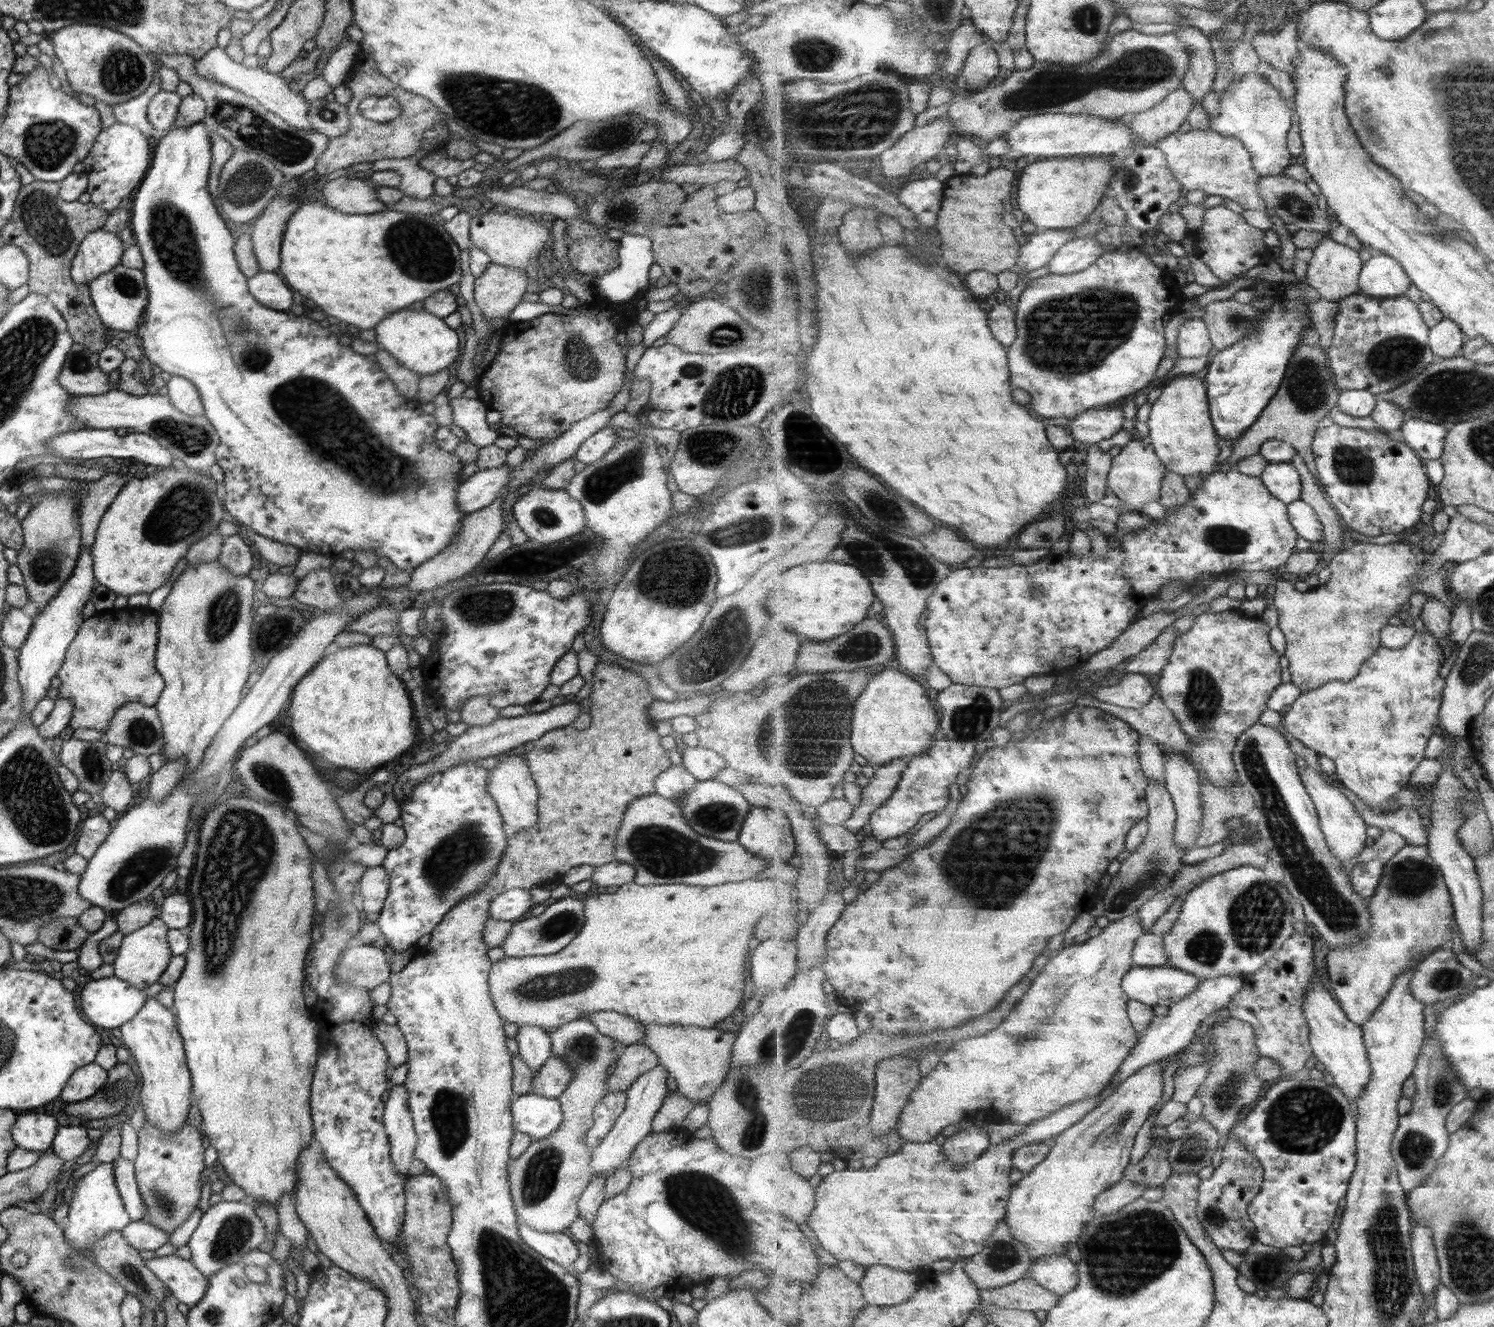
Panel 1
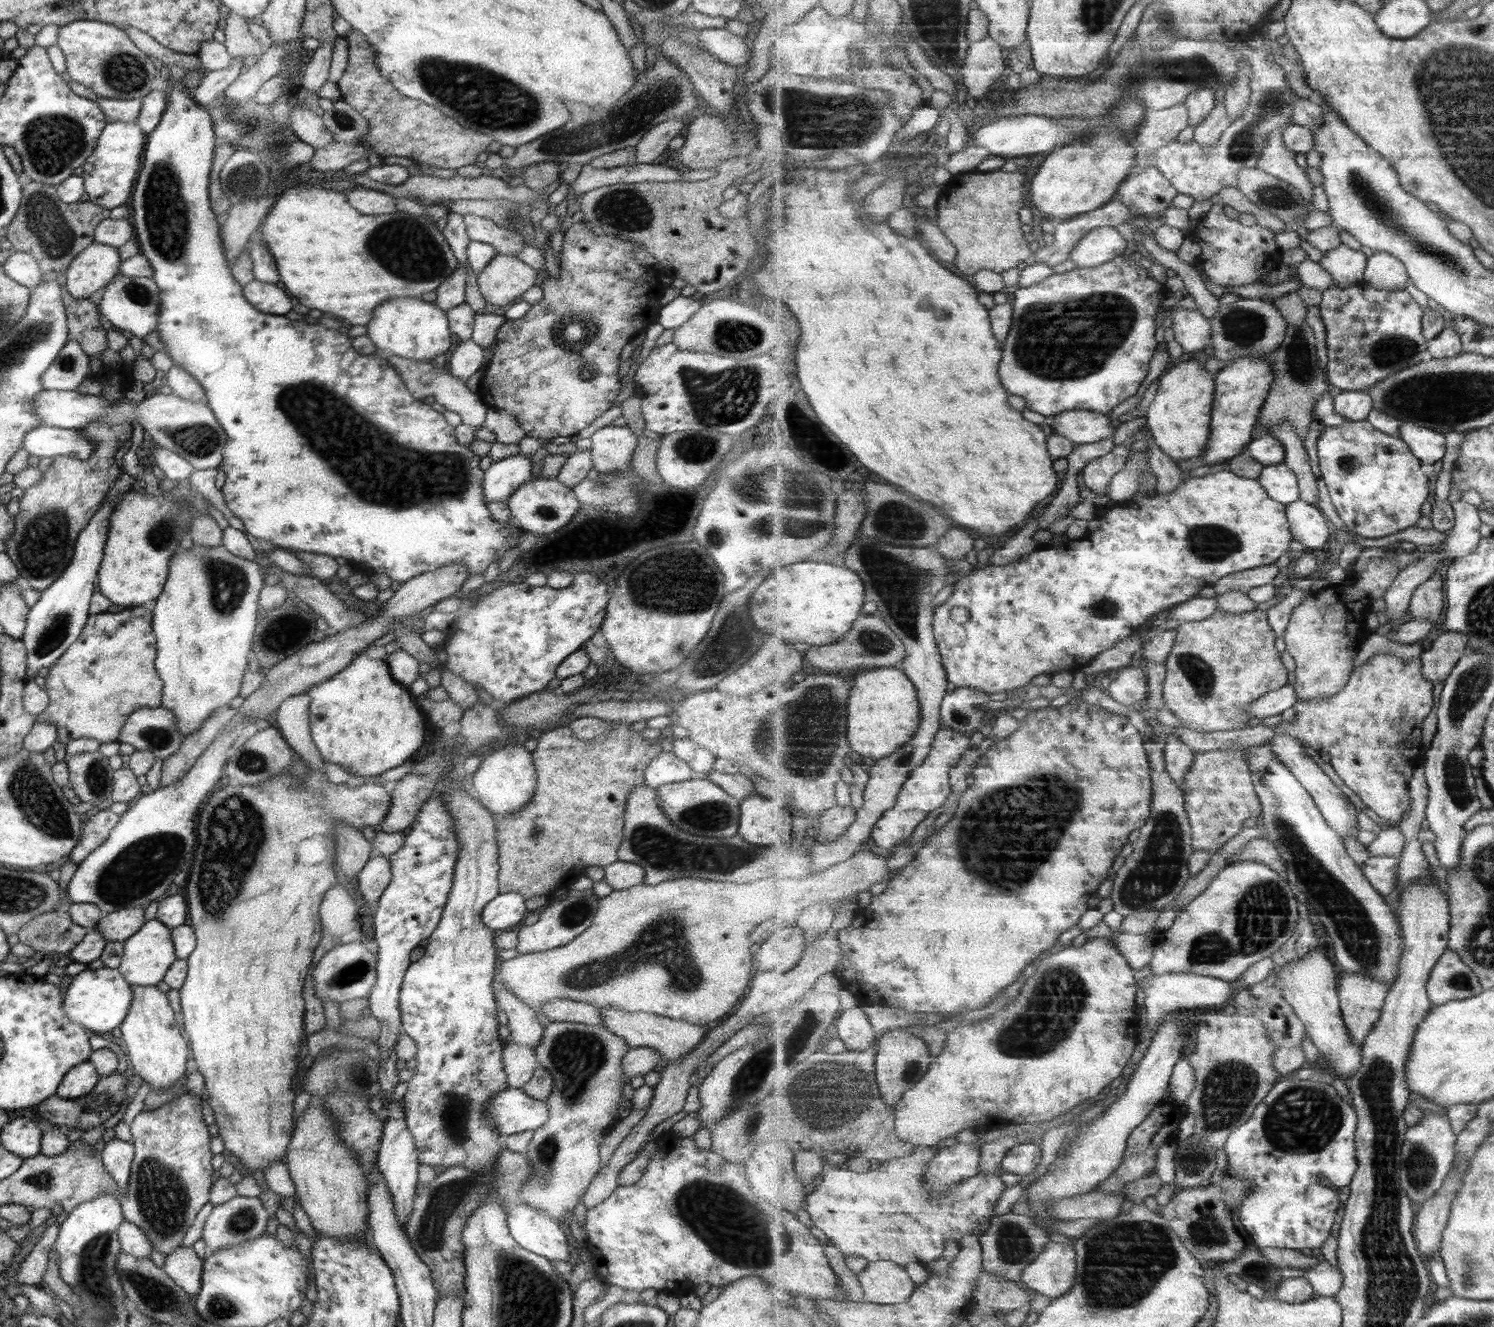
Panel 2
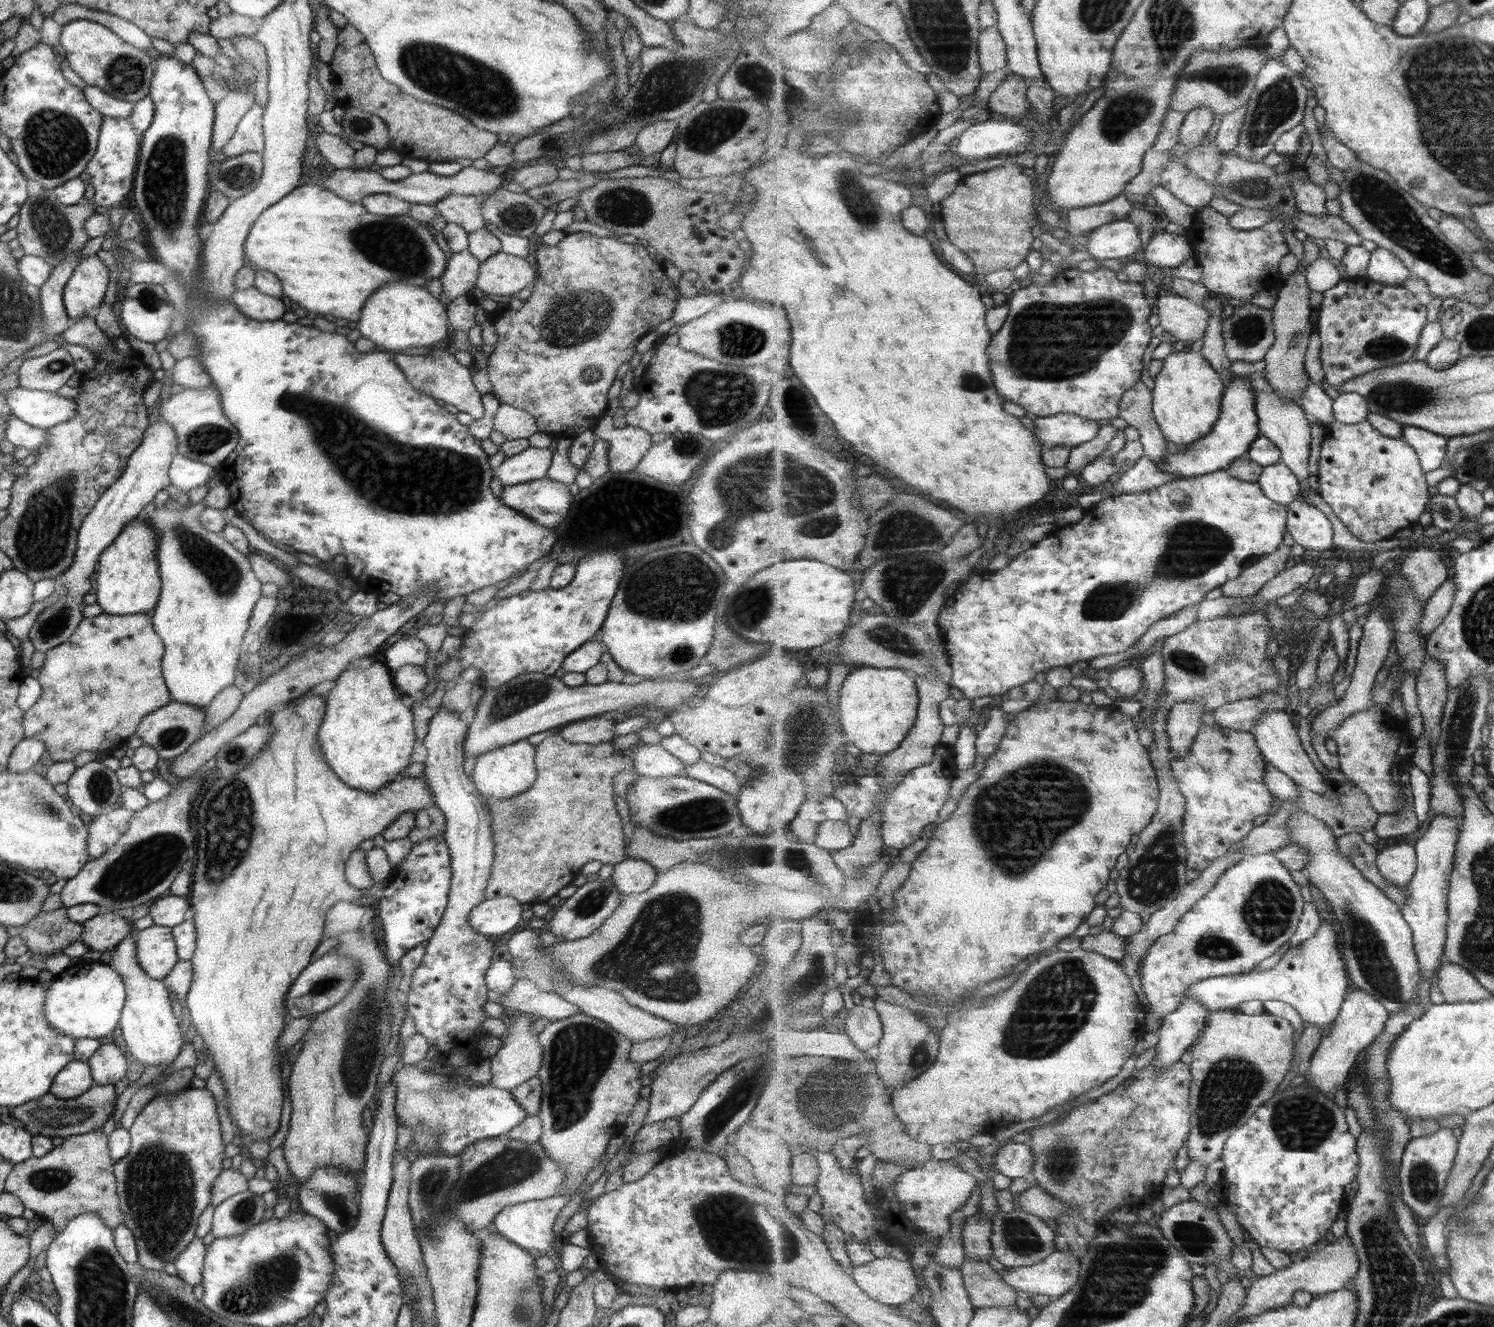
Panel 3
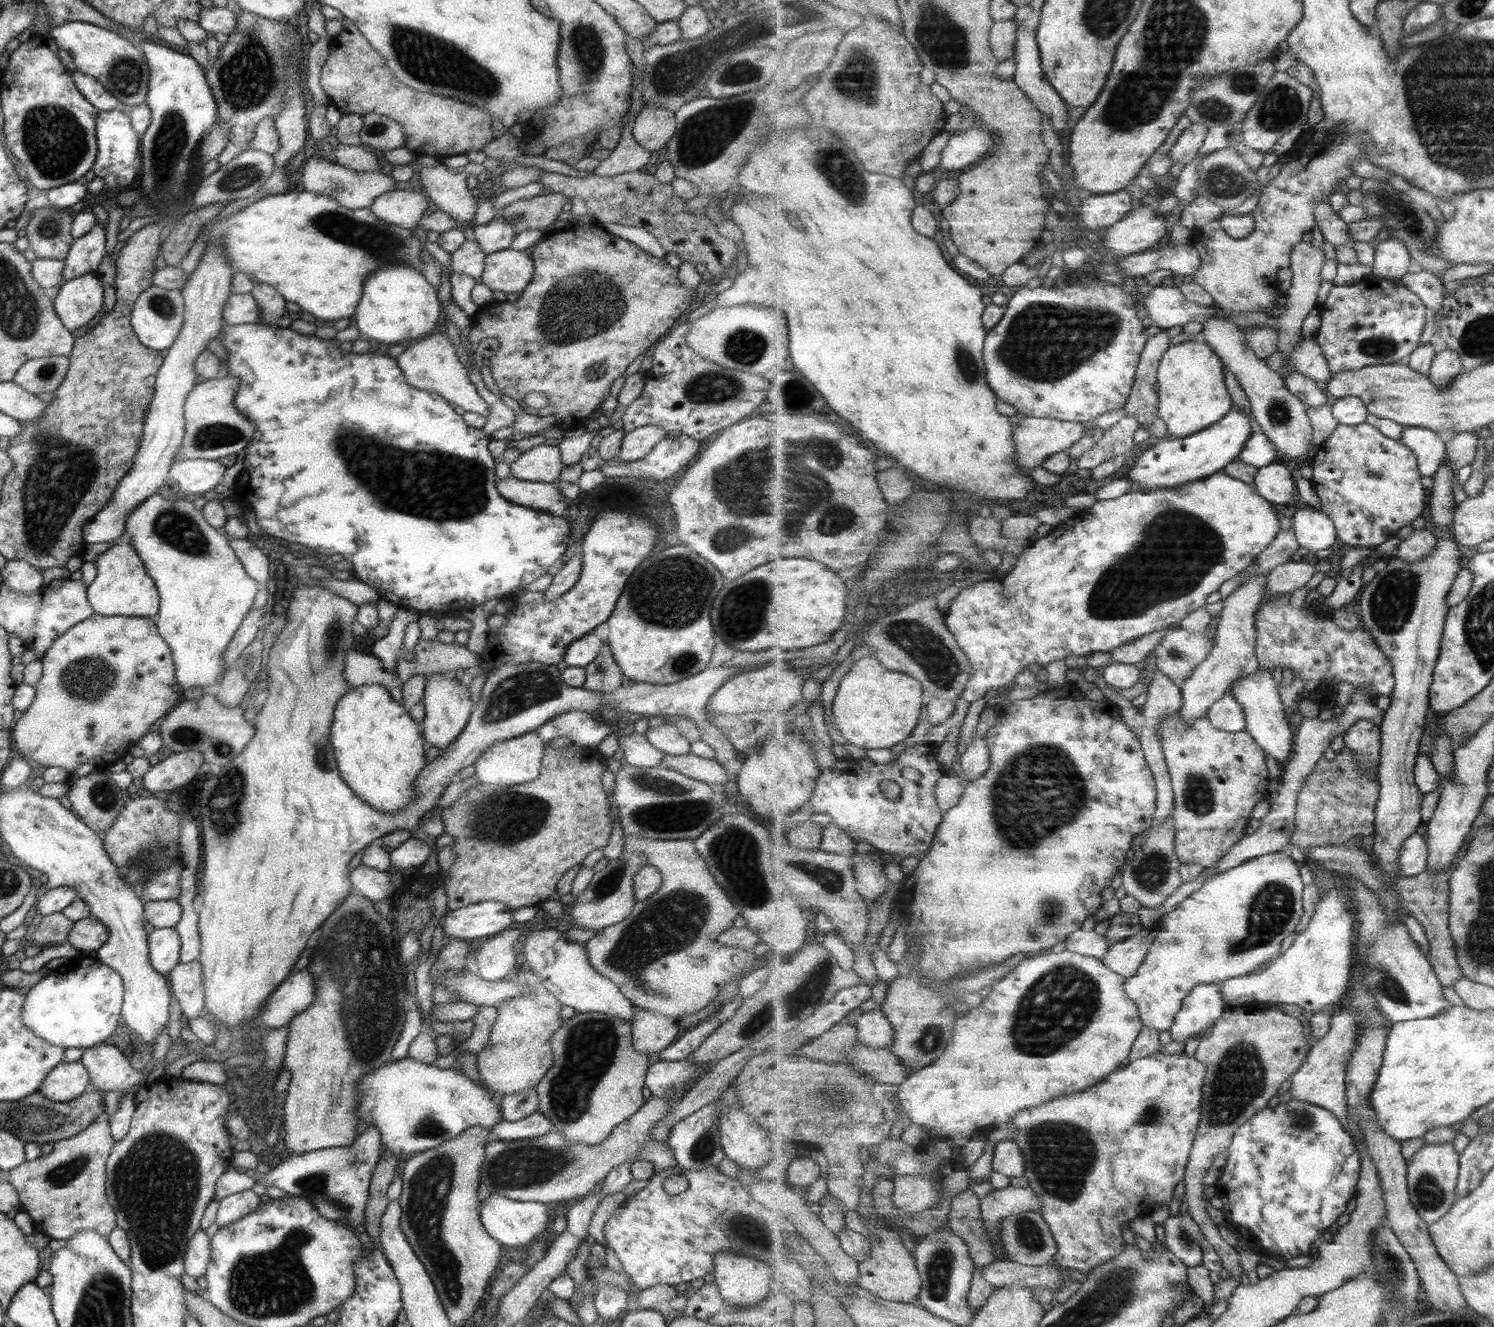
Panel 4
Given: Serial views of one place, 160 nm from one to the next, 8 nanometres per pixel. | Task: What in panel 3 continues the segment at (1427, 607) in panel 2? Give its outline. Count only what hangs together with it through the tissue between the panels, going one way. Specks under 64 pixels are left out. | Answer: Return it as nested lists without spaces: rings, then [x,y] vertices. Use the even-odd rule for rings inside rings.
[[[1431,544],[1409,550],[1400,568],[1412,582],[1420,603],[1426,604],[1449,578],[1447,565]]]

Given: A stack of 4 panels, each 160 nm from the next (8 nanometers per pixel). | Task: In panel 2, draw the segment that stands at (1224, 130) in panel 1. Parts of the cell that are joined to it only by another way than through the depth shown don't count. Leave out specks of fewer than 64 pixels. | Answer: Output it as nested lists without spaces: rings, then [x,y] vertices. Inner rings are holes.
[[[1284,128],[1274,130],[1268,136],[1268,143],[1257,163],[1257,167],[1275,176],[1279,180],[1284,180],[1294,186],[1311,204],[1313,200],[1313,186],[1306,168],[1297,164],[1295,156],[1297,153],[1290,151],[1283,138]]]

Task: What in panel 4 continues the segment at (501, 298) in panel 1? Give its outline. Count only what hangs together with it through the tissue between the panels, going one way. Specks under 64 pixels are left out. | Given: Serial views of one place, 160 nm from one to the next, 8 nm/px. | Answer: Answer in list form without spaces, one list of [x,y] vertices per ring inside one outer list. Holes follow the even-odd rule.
[[[511,248],[485,255],[480,282],[491,291],[520,293],[531,280],[532,260],[523,251]]]

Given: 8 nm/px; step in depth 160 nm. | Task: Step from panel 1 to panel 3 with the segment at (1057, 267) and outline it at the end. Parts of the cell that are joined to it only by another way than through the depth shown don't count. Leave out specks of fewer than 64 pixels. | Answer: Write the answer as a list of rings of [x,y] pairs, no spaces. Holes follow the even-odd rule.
[[[1129,219],[1104,224],[1091,232],[1088,238],[1084,249],[1097,263],[1100,260],[1135,256],[1142,248],[1139,225]]]

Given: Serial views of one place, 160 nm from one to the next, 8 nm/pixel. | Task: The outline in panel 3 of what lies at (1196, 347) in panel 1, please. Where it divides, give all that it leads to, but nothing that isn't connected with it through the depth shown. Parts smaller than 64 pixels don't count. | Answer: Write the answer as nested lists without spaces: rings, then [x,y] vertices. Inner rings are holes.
[[[1162,286],[1154,304],[1162,328],[1179,341],[1188,345],[1206,335],[1212,312],[1202,304],[1179,296],[1173,290],[1167,291]]]

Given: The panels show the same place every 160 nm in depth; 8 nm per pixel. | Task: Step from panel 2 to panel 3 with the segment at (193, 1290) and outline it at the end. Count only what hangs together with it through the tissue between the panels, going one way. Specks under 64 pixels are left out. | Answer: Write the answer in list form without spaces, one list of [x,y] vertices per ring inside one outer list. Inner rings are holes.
[[[194,1237],[172,1262],[176,1268],[176,1276],[188,1285],[197,1286],[201,1282],[205,1253],[206,1246],[200,1238]]]

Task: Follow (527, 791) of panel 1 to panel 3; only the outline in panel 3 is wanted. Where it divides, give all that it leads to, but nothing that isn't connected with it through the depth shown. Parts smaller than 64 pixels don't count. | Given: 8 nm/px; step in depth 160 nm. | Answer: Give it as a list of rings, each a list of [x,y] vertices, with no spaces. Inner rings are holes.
[[[521,739],[517,742],[494,748],[475,758],[470,779],[481,796],[485,798],[485,802],[487,797],[502,799],[518,795],[533,784],[536,777],[534,752],[535,747],[529,744],[526,739]]]

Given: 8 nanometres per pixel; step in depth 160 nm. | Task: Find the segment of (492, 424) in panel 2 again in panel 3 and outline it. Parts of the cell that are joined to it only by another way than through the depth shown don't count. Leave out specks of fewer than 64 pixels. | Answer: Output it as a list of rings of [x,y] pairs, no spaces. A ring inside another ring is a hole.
[[[499,404],[493,417],[492,430],[501,433],[507,441],[518,438],[527,439],[537,433],[536,420],[527,413],[509,405]]]

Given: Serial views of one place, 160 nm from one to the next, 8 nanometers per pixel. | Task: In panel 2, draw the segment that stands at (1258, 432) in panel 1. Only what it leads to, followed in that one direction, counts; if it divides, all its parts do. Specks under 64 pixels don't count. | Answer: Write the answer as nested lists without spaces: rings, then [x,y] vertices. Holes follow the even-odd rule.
[[[1295,290],[1285,293],[1273,303],[1285,317],[1288,327],[1285,340],[1277,350],[1269,354],[1271,363],[1273,363],[1275,380],[1271,384],[1271,392],[1263,405],[1258,424],[1271,433],[1271,426],[1289,422],[1289,424],[1293,424],[1299,437],[1304,440],[1309,434],[1309,425],[1316,421],[1315,403],[1319,402],[1323,396],[1328,396],[1329,376],[1319,365],[1318,343],[1314,330],[1307,320],[1308,307],[1301,300],[1299,292]]]

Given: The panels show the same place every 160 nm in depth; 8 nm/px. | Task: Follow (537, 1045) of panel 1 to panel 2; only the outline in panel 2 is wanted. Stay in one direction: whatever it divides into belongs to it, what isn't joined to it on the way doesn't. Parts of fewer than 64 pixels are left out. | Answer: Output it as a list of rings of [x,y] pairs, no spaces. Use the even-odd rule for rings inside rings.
[[[494,979],[492,991],[496,1006],[506,1014],[510,1038],[514,1042],[513,1046],[523,1045],[533,1050],[544,1029],[539,1024],[537,1013],[511,991],[508,991],[505,985]]]

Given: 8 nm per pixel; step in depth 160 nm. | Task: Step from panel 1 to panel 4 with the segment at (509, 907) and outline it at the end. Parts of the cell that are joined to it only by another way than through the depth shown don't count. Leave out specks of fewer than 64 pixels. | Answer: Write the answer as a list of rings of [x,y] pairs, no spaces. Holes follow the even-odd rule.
[[[485,900],[447,912],[440,926],[445,936],[470,941],[507,929],[513,922],[511,912],[503,903]]]

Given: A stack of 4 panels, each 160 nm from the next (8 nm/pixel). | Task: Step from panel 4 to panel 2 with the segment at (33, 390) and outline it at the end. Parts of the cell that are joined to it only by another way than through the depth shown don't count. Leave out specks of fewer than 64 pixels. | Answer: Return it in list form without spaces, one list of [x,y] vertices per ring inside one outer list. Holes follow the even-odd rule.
[[[67,341],[47,370],[41,374],[43,391],[76,391],[87,377],[89,358],[81,351],[80,344]]]

